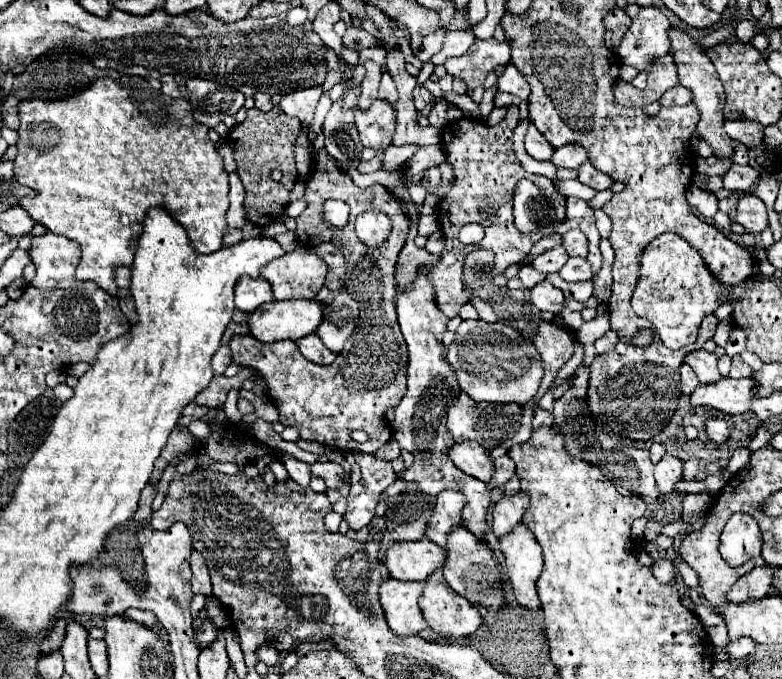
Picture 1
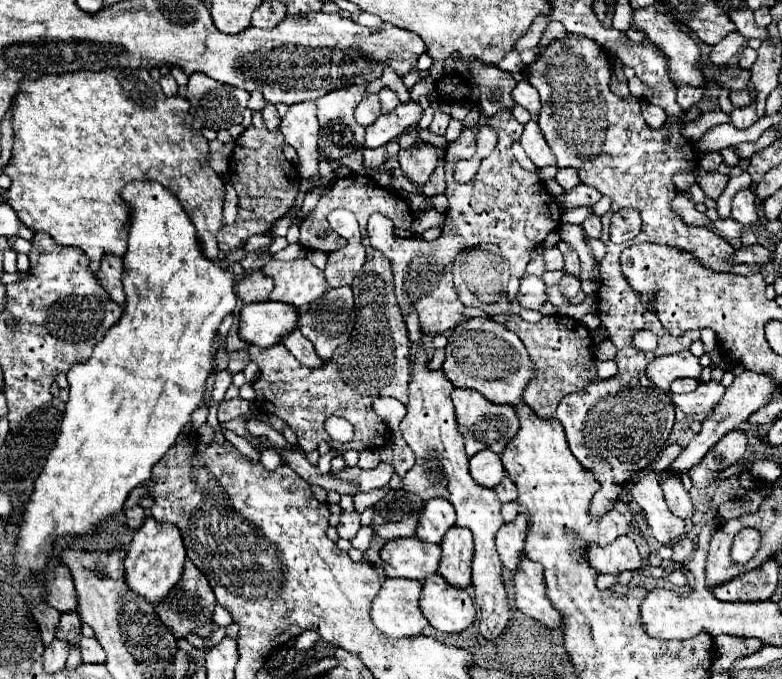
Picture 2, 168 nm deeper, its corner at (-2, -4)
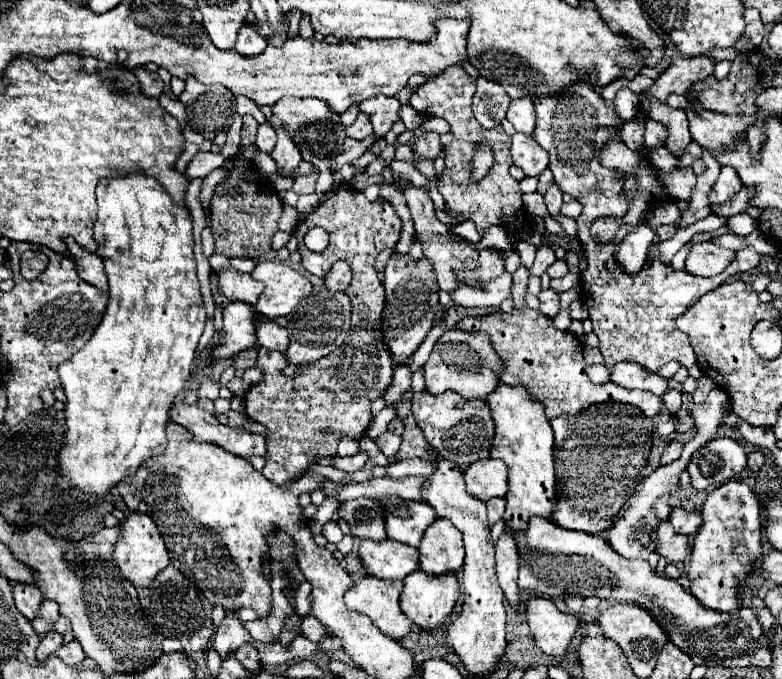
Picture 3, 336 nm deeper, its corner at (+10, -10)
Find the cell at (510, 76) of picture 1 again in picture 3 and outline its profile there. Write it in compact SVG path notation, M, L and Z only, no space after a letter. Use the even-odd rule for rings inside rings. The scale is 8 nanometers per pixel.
M523 96L517 100L511 100L511 106L507 110L507 120L513 124L517 132L533 134L535 130L535 108L531 98Z

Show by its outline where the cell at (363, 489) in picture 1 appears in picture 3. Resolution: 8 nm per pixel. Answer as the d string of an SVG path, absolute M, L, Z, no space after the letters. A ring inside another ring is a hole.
M335 520L327 522L321 534L327 538L327 542L333 542L333 544L339 544L341 538L343 538L343 532L341 532L341 528L339 528L339 524Z

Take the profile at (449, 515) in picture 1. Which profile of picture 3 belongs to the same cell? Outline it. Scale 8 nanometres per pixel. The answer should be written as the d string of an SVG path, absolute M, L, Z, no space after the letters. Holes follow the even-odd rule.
M387 498L379 502L387 506L387 536L409 546L419 546L425 530L437 518L435 510L427 502L407 502L399 498Z

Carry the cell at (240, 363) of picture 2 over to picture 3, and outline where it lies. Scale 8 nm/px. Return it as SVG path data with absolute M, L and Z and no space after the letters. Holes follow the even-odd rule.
M245 350L245 352L239 352L235 358L233 358L233 368L237 370L247 370L255 366L255 350Z

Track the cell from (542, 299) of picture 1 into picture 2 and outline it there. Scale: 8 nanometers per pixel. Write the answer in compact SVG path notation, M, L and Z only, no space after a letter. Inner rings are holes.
M523 276L521 284L519 284L519 292L517 292L515 298L523 308L541 310L541 306L547 300L543 280L539 276Z

